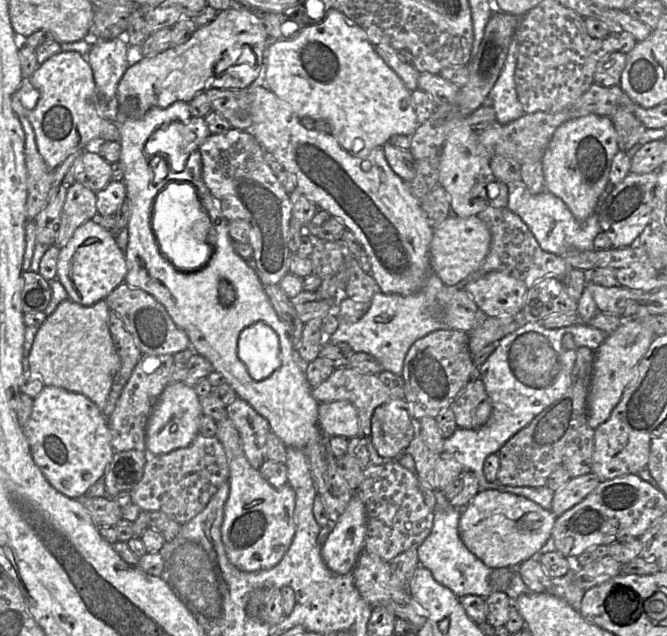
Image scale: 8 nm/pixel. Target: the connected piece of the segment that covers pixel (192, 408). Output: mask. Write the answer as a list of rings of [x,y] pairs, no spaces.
[[[185,382],[170,383],[156,401],[147,424],[146,448],[149,455],[167,454],[189,446],[199,434],[199,421],[203,415],[200,396]]]

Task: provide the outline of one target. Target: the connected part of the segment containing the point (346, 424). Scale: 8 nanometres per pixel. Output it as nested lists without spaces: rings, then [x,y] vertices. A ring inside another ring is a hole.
[[[348,401],[319,403],[318,420],[320,429],[325,436],[342,436],[351,439],[358,435],[358,412]]]

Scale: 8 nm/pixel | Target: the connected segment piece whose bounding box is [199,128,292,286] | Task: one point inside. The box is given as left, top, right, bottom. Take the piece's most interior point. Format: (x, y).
(233, 166)

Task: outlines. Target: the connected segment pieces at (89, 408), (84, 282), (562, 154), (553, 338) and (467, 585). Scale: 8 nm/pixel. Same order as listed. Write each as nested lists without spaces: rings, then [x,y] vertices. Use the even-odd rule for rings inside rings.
[[[45,385],[33,400],[33,410],[23,426],[32,457],[50,484],[69,498],[78,499],[102,478],[114,455],[108,418],[84,394]]]
[[[91,219],[80,225],[69,242],[60,249],[56,278],[65,287],[69,299],[84,306],[92,306],[100,300],[105,300],[122,284],[127,272],[126,257],[119,248],[116,237],[95,219]]]
[[[590,114],[560,125],[542,159],[545,188],[560,198],[582,223],[595,211],[598,199],[609,184],[609,172],[619,151],[617,133],[611,118]]]
[[[580,321],[571,326],[548,329],[540,322],[522,323],[514,332],[506,335],[497,342],[496,349],[489,355],[485,362],[479,367],[480,379],[485,385],[486,392],[492,404],[492,412],[487,422],[475,429],[464,429],[457,427],[455,432],[444,440],[444,451],[451,453],[461,463],[464,470],[475,473],[480,490],[497,489],[515,495],[523,496],[534,501],[546,510],[551,510],[552,499],[555,491],[547,486],[525,487],[506,486],[499,482],[488,482],[483,471],[485,459],[499,449],[517,432],[527,426],[539,413],[558,400],[570,386],[571,374],[576,361],[577,349],[588,347],[596,350],[608,335],[594,327]],[[571,335],[574,346],[567,349],[563,346],[562,340],[565,336]]]
[[[439,489],[434,490],[436,505],[430,534],[417,548],[420,565],[429,569],[434,579],[449,588],[457,597],[477,595],[486,598],[492,592],[489,568],[477,558],[463,543],[458,525],[463,508],[455,508]]]

